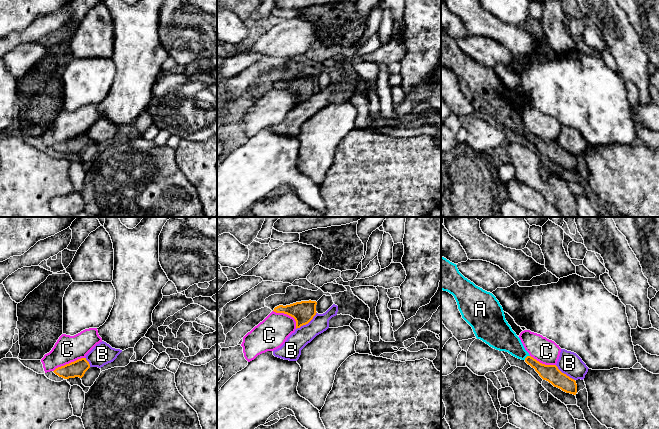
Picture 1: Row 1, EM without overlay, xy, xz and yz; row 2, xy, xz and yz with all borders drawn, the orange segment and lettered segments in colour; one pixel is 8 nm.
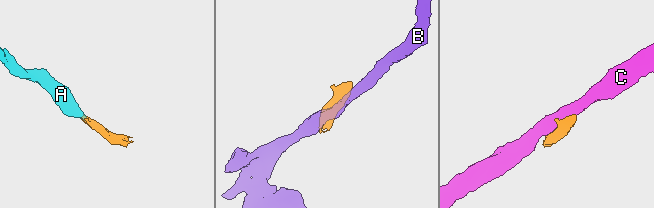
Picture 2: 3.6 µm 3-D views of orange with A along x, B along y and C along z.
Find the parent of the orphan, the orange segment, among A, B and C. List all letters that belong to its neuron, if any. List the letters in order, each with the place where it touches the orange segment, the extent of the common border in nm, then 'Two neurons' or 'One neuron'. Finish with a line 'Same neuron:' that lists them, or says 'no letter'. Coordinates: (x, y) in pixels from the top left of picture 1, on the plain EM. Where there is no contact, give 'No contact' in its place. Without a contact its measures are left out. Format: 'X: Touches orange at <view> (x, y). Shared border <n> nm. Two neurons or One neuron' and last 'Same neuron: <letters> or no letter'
A: Touches orange at yz (526, 133). Shared border 60 nm. One neuron
B: Touches orange at xz (307, 99). Shared border 220 nm. Two neurons
C: Touches orange at xy (69, 139). Shared border 280 nm. Two neurons
Same neuron: A

